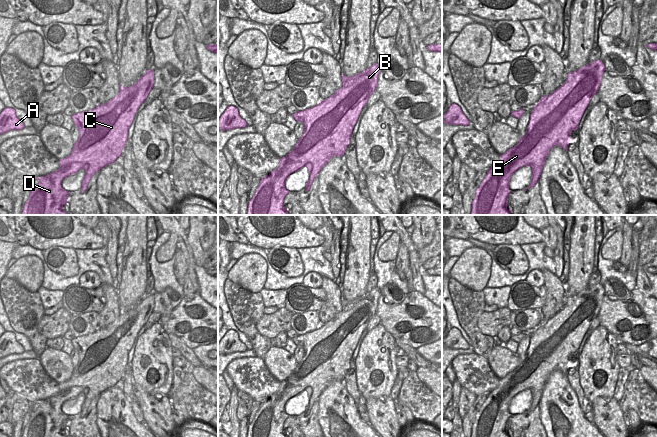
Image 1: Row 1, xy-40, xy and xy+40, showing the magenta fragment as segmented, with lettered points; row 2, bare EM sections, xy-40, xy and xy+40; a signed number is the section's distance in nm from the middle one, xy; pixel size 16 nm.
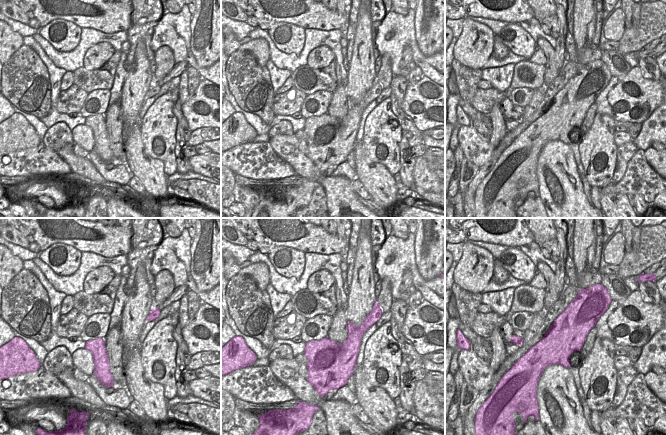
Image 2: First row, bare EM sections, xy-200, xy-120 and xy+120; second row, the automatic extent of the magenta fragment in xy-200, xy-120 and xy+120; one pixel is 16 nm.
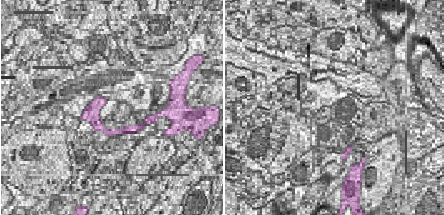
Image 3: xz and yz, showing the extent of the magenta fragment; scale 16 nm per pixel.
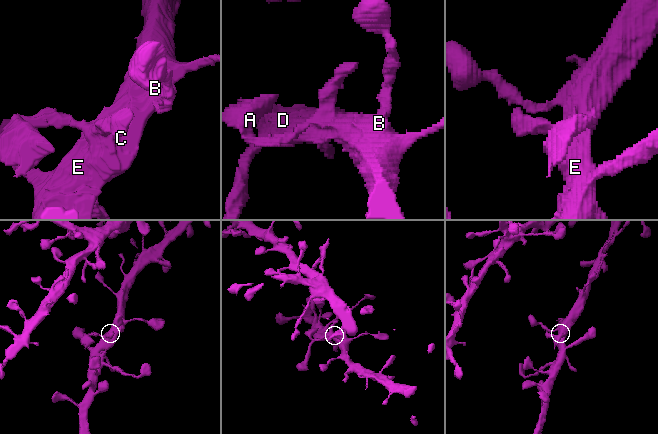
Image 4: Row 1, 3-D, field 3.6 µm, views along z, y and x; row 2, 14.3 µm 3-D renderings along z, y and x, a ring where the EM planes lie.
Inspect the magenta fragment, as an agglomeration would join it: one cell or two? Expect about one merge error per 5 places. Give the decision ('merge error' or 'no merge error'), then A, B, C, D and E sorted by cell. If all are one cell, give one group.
no merge error; groups A B C D E

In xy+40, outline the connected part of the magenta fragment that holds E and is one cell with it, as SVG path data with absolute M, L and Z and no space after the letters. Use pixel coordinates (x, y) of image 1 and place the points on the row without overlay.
M602 284L593 285L580 293L569 296L563 309L548 320L543 320L531 335L526 357L520 361L517 368L499 380L498 386L489 392L486 400L476 413L472 425L471 437L511 437L507 433L508 420L511 418L509 405L511 400L520 392L530 390L532 404L522 414L533 412L539 405L545 384L554 370L560 370L567 375L573 354L578 353L580 344L591 324L598 316L605 290Z

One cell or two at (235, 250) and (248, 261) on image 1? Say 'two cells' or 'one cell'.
two cells

